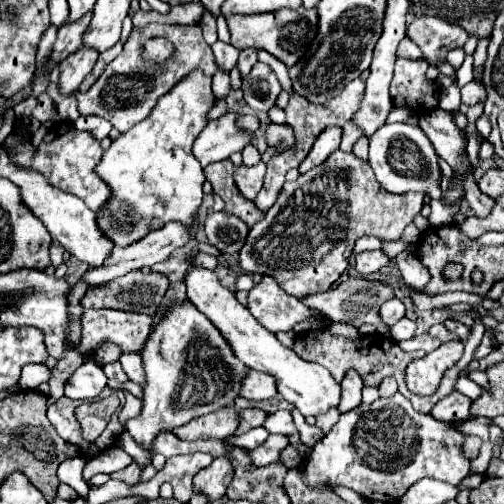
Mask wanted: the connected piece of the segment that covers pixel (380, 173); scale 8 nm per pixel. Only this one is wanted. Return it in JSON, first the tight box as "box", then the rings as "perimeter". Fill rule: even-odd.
{"box":[368,124,442,200],"perimeter":[[[384,124],[380,126],[370,138],[370,156],[368,164],[372,166],[376,180],[386,188],[388,192],[410,192],[418,190],[430,196],[432,200],[438,200],[442,196],[442,190],[438,186],[440,166],[436,160],[436,152],[432,142],[426,138],[426,134],[420,128],[408,126],[408,124]]]}

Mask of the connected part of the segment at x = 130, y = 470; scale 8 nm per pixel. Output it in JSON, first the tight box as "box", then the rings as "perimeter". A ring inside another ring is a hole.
{"box":[110,462,140,484],"perimeter":[[[132,462],[132,464],[128,464],[124,470],[110,474],[110,478],[124,480],[124,482],[128,482],[128,484],[138,484],[138,480],[140,480],[140,468],[138,468],[136,462]]]}

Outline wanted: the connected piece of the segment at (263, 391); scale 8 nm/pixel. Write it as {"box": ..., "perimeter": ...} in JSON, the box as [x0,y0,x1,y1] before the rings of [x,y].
{"box":[240,370,278,400],"perimeter":[[[256,370],[248,372],[244,386],[240,390],[240,396],[248,400],[268,400],[268,398],[274,398],[276,394],[278,394],[278,388],[274,378],[270,374],[256,372]]]}

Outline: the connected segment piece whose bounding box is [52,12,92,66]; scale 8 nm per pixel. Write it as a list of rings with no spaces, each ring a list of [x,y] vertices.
[[[92,12],[78,18],[78,22],[70,22],[58,30],[58,38],[52,48],[52,66],[82,46],[82,34],[86,32],[86,26],[90,26],[90,18]]]

